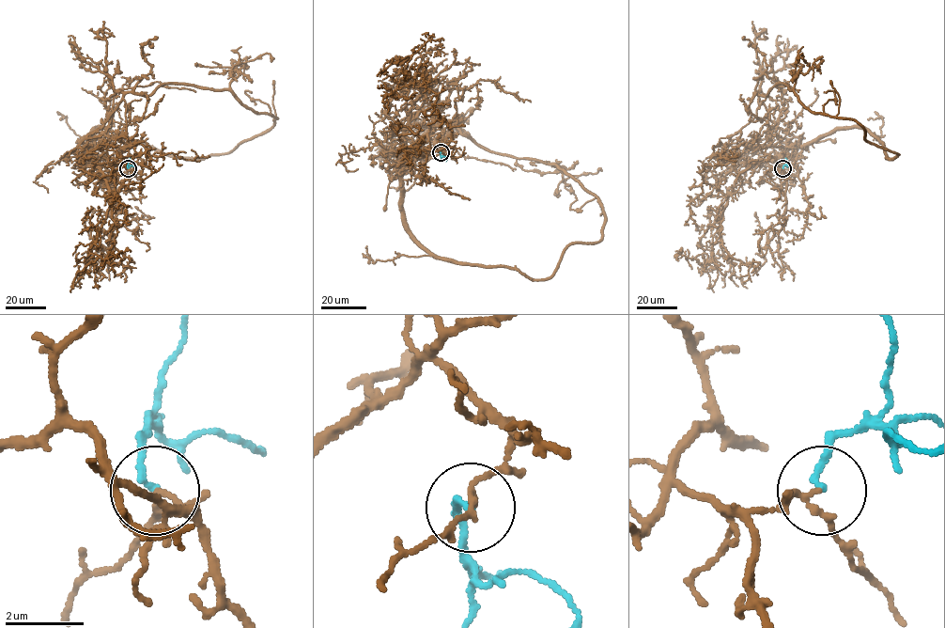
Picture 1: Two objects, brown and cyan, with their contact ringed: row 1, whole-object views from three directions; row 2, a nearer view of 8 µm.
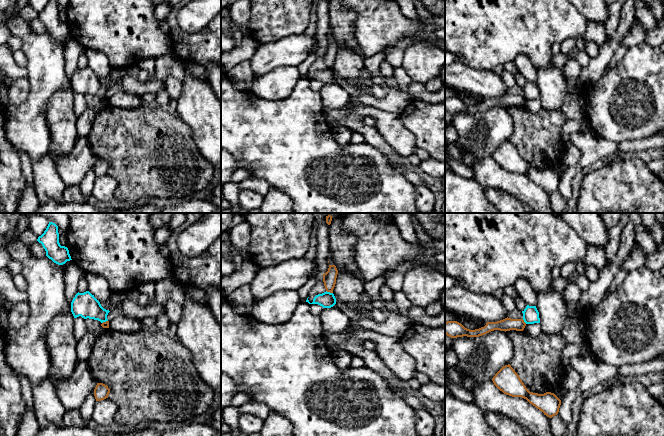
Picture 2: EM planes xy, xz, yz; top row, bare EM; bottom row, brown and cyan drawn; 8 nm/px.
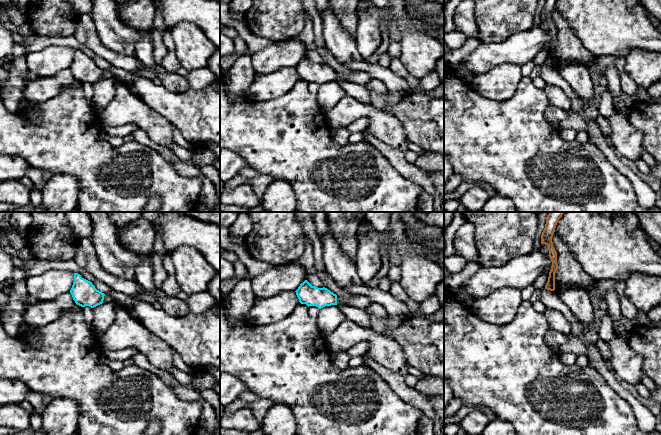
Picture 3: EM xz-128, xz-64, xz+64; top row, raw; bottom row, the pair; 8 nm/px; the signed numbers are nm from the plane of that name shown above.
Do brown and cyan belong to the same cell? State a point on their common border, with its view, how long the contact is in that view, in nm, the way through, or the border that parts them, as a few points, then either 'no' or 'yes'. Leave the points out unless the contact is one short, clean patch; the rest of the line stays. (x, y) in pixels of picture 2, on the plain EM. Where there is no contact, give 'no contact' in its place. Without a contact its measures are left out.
meets brown in xz at (329, 67); contact 60 nm long; border along xz (326, 66), (332, 69); no

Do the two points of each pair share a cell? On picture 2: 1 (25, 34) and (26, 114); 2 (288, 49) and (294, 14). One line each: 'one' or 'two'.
1: one
2: two

